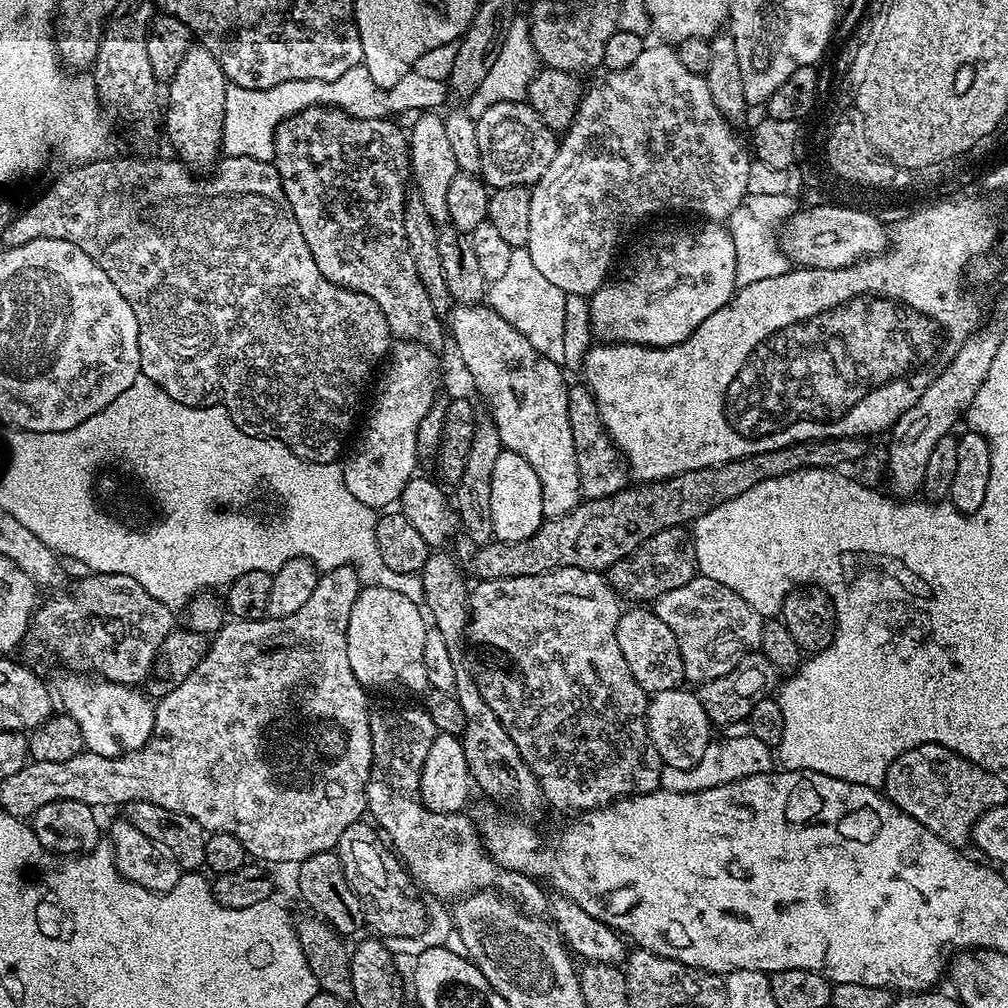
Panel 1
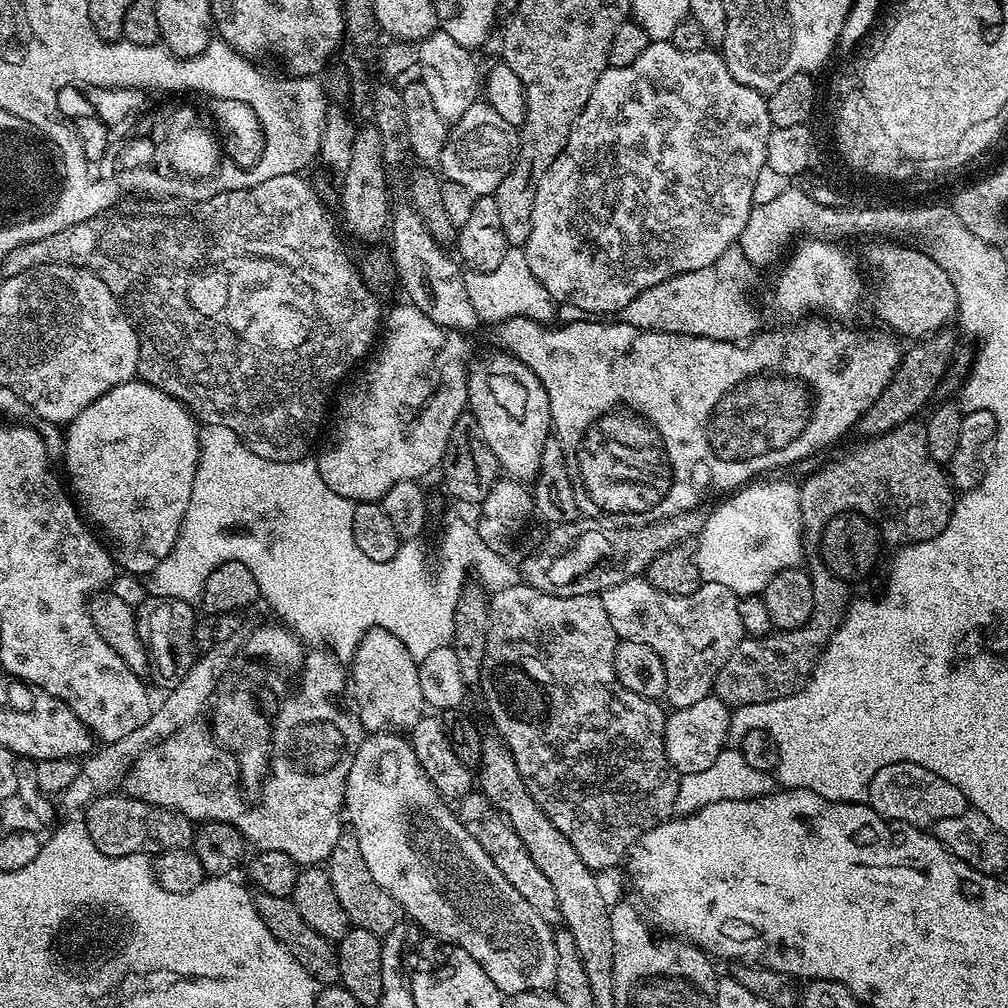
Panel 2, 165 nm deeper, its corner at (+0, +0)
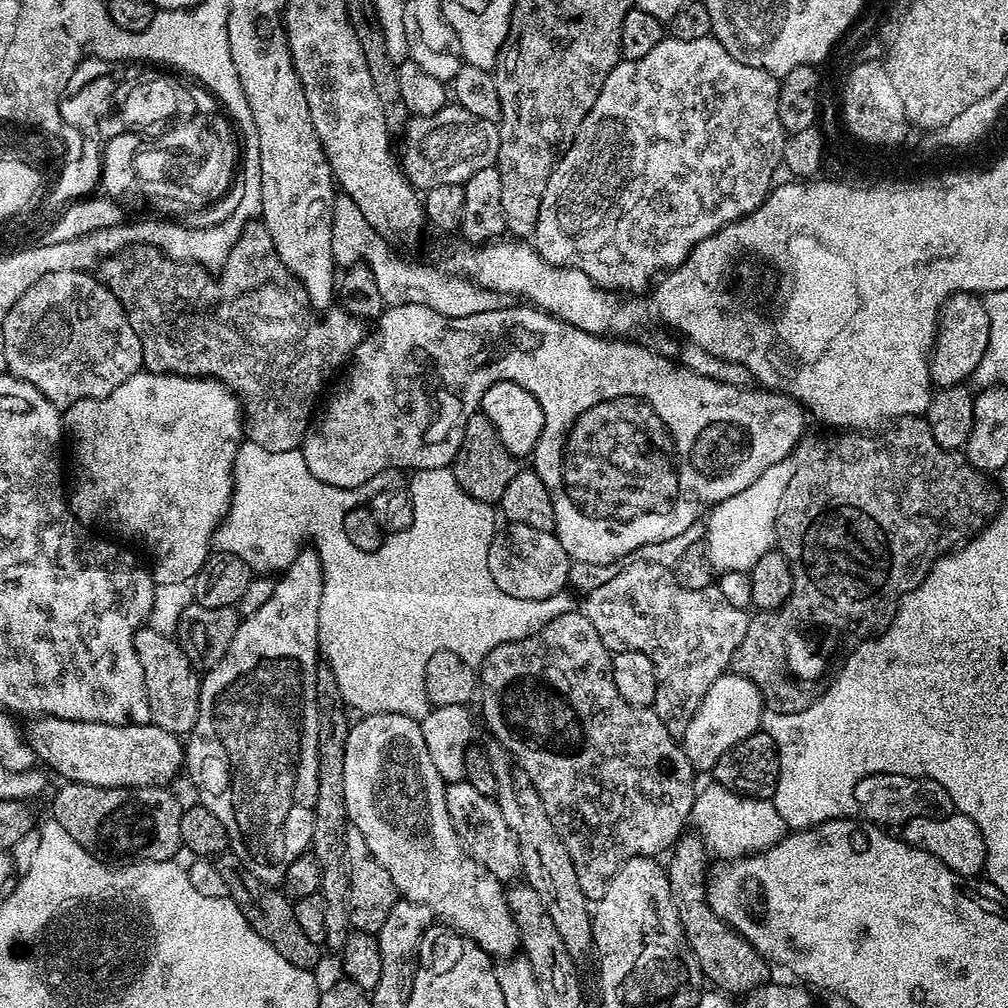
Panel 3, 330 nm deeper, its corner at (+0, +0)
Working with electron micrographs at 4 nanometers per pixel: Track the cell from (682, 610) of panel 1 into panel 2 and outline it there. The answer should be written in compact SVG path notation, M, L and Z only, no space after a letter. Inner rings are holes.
M635 576L626 582L618 582L618 586L610 586L600 596L602 606L606 610L606 614L610 618L610 626L614 626L617 637L620 640L633 640L634 642L642 642L646 646L650 646L662 658L664 673L666 674L666 682L664 683L663 699L672 703L673 709L685 708L686 706L694 706L694 702L702 702L702 698L713 695L714 685L716 683L716 675L718 670L722 670L722 666L726 662L726 658L730 658L730 654L737 648L741 640L745 639L746 633L742 626L742 618L740 617L740 600L735 592L726 590L726 586L718 586L717 584L701 583L698 590L694 590L694 594L686 594L685 596L675 596L674 594L666 594L662 590L654 587L647 578Z

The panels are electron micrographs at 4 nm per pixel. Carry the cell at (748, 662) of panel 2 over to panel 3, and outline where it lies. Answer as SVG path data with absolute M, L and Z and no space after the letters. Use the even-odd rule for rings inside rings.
M923 415L918 416L901 416L899 420L895 421L891 426L885 427L879 434L869 434L864 430L844 430L839 434L832 434L836 436L812 436L812 434L805 435L804 439L796 446L794 453L794 474L790 478L790 482L786 486L786 490L782 494L781 509L776 518L776 544L778 550L782 554L786 554L786 558L790 562L790 570L792 571L792 593L790 598L786 598L786 602L780 608L775 608L769 612L757 611L755 615L749 619L748 629L746 630L746 638L742 638L742 646L738 646L738 650L734 654L732 663L730 665L731 671L737 676L746 678L750 682L754 682L754 686L758 686L758 690L764 699L764 706L767 711L781 712L782 714L794 714L798 710L806 710L809 706L820 697L820 693L824 691L826 685L831 681L832 677L838 671L838 665L847 657L848 653L856 647L857 644L863 644L865 640L869 639L873 634L879 634L884 629L890 626L890 622L894 618L894 614L898 610L898 606L902 602L902 598L910 591L914 590L926 578L926 574L936 565L936 561L942 556L947 556L949 552L953 551L957 546L963 545L965 542L971 540L977 533L983 531L988 521L996 517L996 513L1000 511L1002 503L1002 493L995 483L992 484L987 475L981 472L979 468L974 467L968 461L967 455L963 451L953 450L950 448L943 448L934 438L934 434L930 430L927 419Z

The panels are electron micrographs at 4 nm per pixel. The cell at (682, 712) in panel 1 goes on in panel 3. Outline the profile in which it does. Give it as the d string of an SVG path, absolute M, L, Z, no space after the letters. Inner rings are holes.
M725 674L706 690L706 698L702 698L702 706L698 706L696 713L690 718L690 726L686 726L682 737L682 747L690 766L697 772L711 773L712 768L738 742L750 738L761 731L765 714L764 699L746 678L735 674Z

